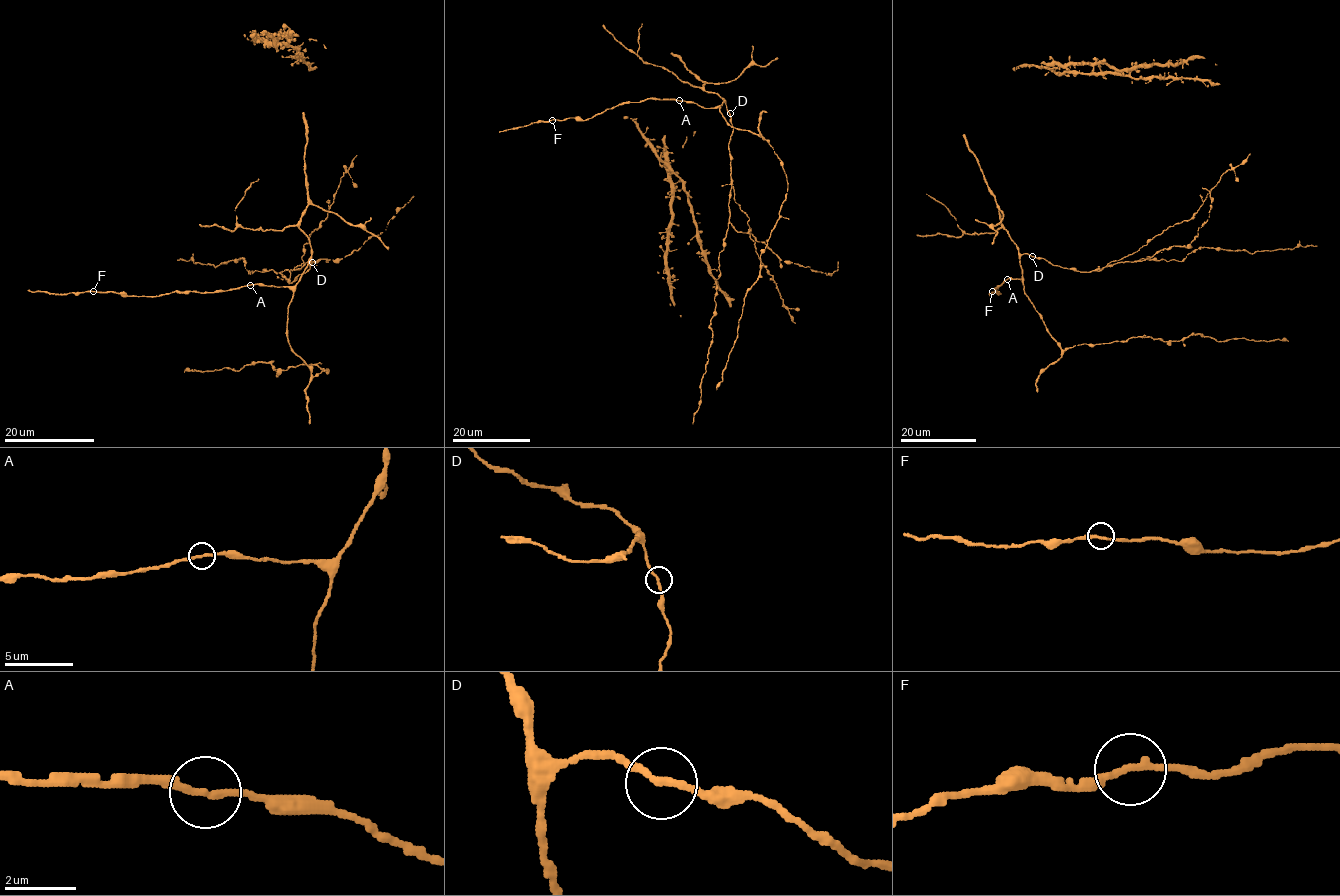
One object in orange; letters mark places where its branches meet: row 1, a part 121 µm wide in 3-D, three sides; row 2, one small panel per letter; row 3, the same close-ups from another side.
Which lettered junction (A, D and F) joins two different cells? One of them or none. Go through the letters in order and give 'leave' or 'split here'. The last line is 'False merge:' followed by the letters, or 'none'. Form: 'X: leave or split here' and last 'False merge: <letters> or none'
A: leave
D: leave
F: leave
False merge: none

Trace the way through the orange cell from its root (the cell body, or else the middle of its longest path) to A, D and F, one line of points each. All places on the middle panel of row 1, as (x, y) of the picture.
A: (744, 212), (734, 201), (731, 186), (728, 145), (733, 128), (725, 101), (714, 108), (679, 101)
D: (744, 212), (734, 201), (731, 186), (728, 145), (733, 128), (730, 113)
F: (744, 212), (731, 186), (733, 128), (725, 101), (703, 108), (650, 98), (585, 120), (552, 120)

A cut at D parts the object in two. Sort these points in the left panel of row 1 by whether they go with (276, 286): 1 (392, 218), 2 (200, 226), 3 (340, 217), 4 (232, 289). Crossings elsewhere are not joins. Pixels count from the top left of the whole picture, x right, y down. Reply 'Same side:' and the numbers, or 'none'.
Same side: 2, 3, 4

